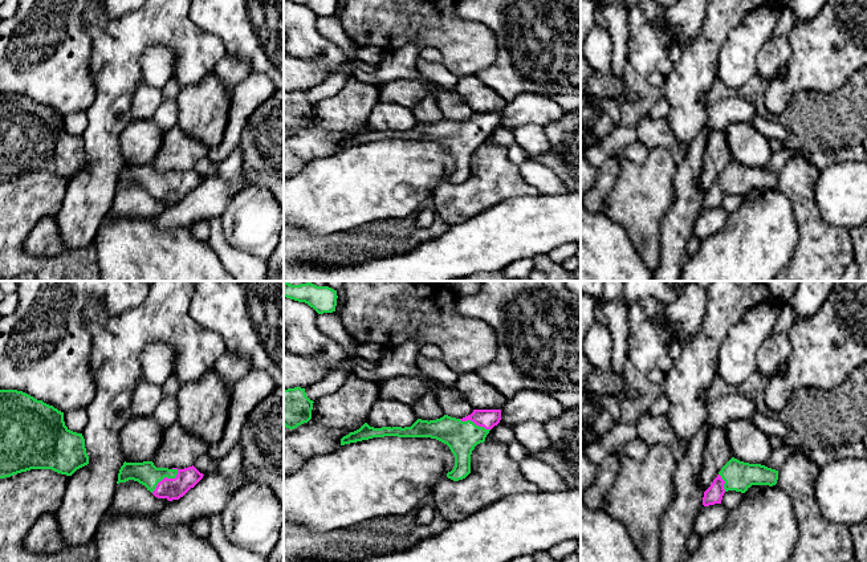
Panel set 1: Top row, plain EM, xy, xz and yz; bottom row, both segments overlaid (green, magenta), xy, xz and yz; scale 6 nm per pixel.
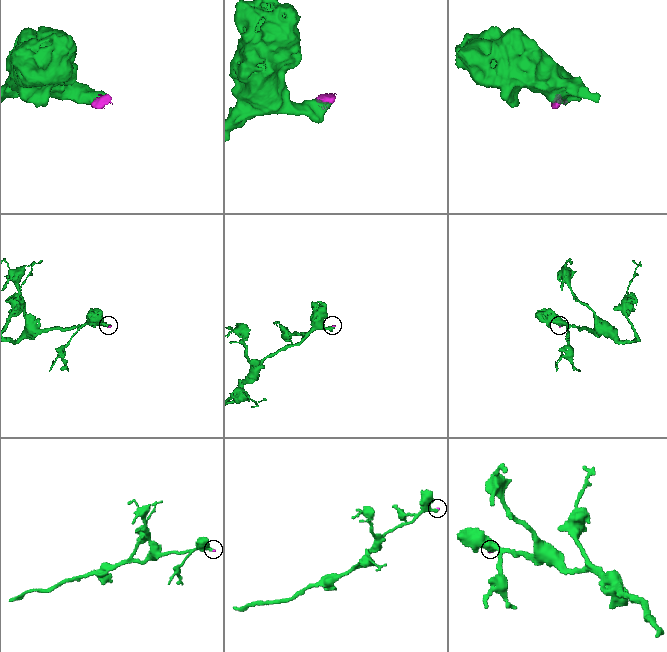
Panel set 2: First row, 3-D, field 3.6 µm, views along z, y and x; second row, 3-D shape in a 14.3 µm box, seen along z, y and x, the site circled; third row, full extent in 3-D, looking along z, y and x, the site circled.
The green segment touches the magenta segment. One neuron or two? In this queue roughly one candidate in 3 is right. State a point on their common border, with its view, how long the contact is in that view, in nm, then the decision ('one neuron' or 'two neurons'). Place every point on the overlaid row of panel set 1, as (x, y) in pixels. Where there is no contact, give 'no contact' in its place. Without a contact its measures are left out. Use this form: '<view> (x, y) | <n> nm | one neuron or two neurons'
xy (165, 476) | 220 nm | one neuron

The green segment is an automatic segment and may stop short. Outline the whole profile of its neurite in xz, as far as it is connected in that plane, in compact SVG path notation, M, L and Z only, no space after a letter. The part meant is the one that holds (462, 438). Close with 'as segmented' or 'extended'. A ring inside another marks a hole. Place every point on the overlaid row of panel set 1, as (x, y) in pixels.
M473 410L463 419L444 415L436 420L418 419L411 427L374 428L365 423L359 429L341 439L341 445L373 437L431 437L447 444L455 456L455 467L447 477L459 481L471 473L471 455L475 447L485 441L489 431L501 420L501 410Z; extended

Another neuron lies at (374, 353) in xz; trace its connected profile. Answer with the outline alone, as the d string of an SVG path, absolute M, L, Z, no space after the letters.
M376 343L357 345L357 355L378 365L384 355L384 349Z

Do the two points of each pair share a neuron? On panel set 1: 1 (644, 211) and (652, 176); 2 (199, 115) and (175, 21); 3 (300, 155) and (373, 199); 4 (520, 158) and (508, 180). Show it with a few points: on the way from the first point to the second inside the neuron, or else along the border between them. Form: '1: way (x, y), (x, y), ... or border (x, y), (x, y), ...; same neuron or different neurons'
1: way (644, 203), (648, 198), (650, 184); same neuron
2: border (212, 70), (196, 82), (180, 88); different neurons
3: border (338, 150), (313, 158), (297, 174); different neurons
4: border (507, 147), (507, 157), (519, 166); different neurons

